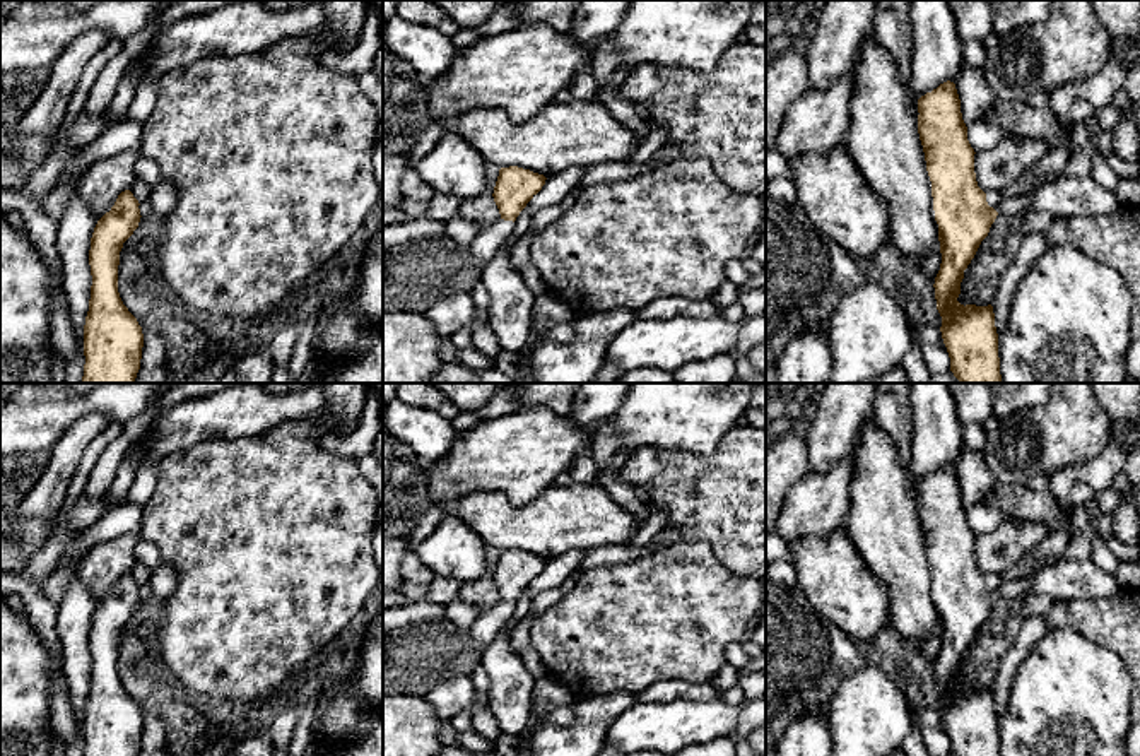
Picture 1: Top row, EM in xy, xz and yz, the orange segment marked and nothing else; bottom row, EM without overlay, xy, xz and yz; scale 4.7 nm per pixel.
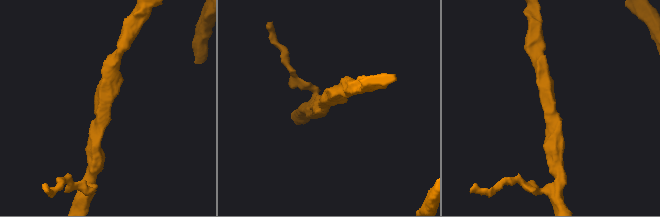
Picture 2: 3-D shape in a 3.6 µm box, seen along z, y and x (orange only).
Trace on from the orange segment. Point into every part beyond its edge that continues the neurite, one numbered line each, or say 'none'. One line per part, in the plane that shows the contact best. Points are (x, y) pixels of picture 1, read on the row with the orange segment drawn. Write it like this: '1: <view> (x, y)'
1: yz (993, 199)

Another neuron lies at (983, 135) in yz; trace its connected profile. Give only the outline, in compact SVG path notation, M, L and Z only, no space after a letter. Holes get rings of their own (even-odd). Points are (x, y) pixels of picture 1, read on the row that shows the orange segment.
M984 118L967 127L967 140L974 152L995 149L1007 135L1003 127Z

